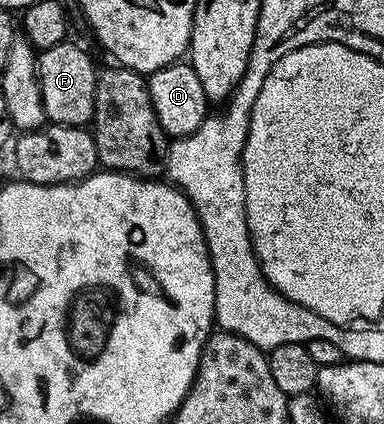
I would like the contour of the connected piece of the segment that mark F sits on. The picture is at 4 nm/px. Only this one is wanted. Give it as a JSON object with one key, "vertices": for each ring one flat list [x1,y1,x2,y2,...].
{"vertices":[[71,40,58,47,39,50,36,58,36,77,40,84,41,103,47,120,54,125,87,126,96,110,96,79,98,65,80,45]]}

